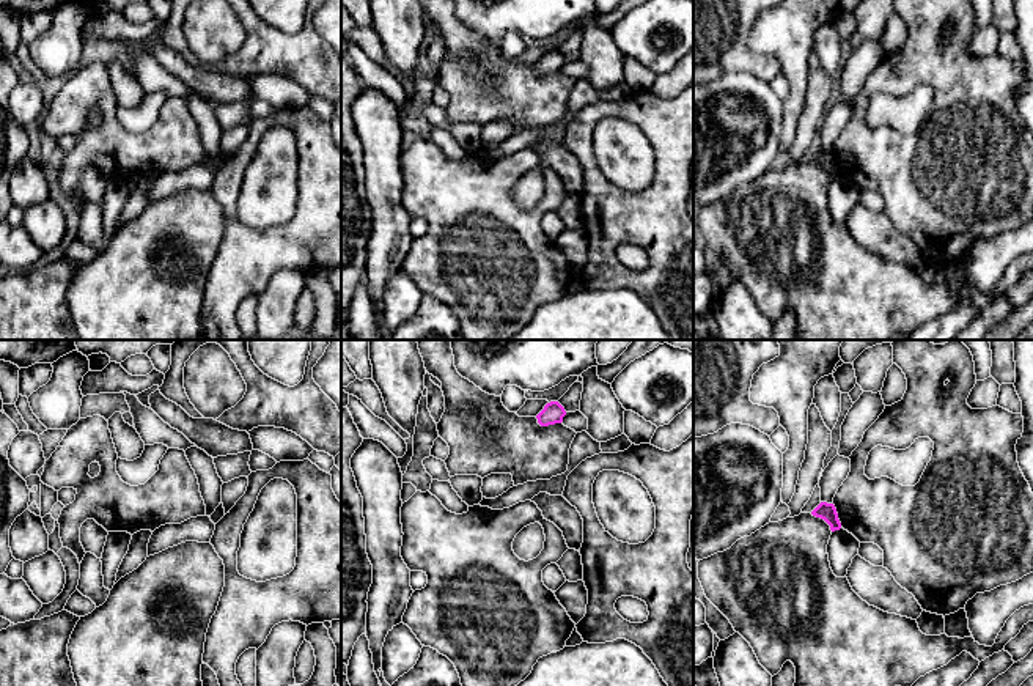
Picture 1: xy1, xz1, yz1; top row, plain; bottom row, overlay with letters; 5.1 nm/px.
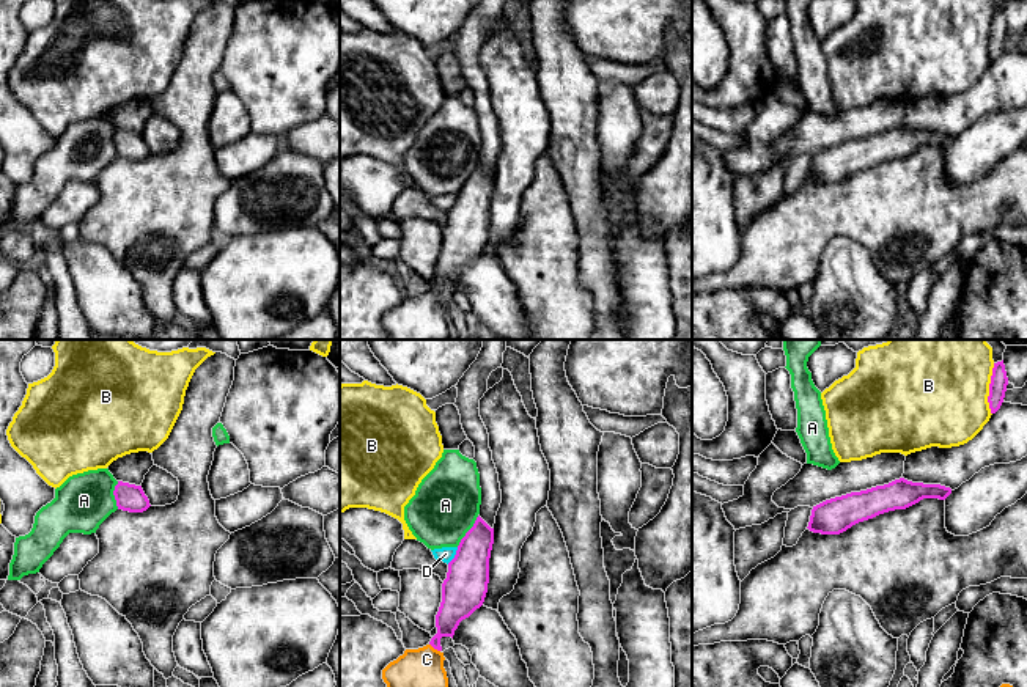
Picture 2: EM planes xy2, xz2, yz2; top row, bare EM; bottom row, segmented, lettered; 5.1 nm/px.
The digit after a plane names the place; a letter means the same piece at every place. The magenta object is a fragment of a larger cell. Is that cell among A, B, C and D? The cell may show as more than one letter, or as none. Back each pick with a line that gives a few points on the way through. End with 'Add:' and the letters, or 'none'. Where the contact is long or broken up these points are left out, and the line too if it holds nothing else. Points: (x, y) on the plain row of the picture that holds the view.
Add: none

